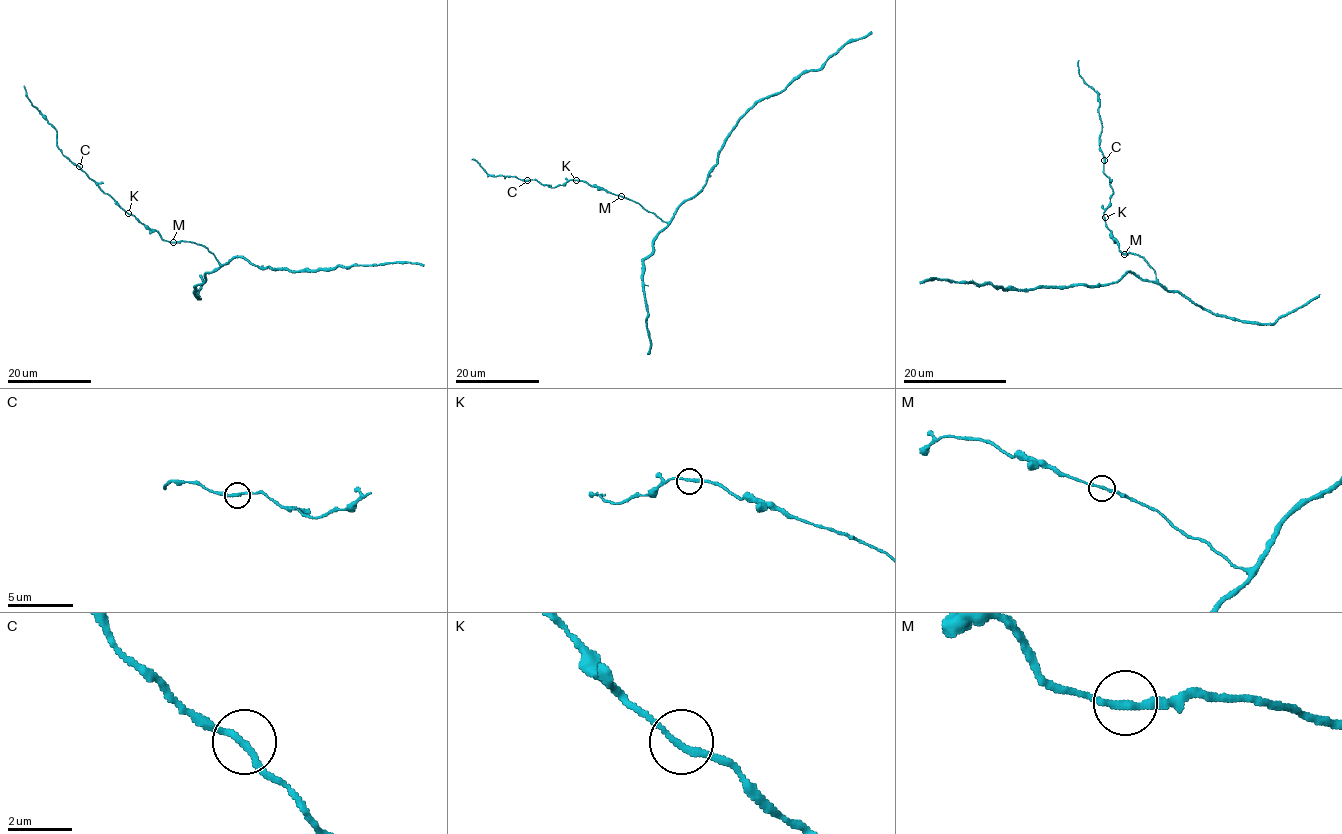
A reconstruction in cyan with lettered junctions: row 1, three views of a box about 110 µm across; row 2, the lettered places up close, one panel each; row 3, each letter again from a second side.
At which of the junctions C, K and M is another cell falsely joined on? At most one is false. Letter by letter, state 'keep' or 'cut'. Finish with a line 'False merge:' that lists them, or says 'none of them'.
C: keep
K: keep
M: keep
False merge: none of them

